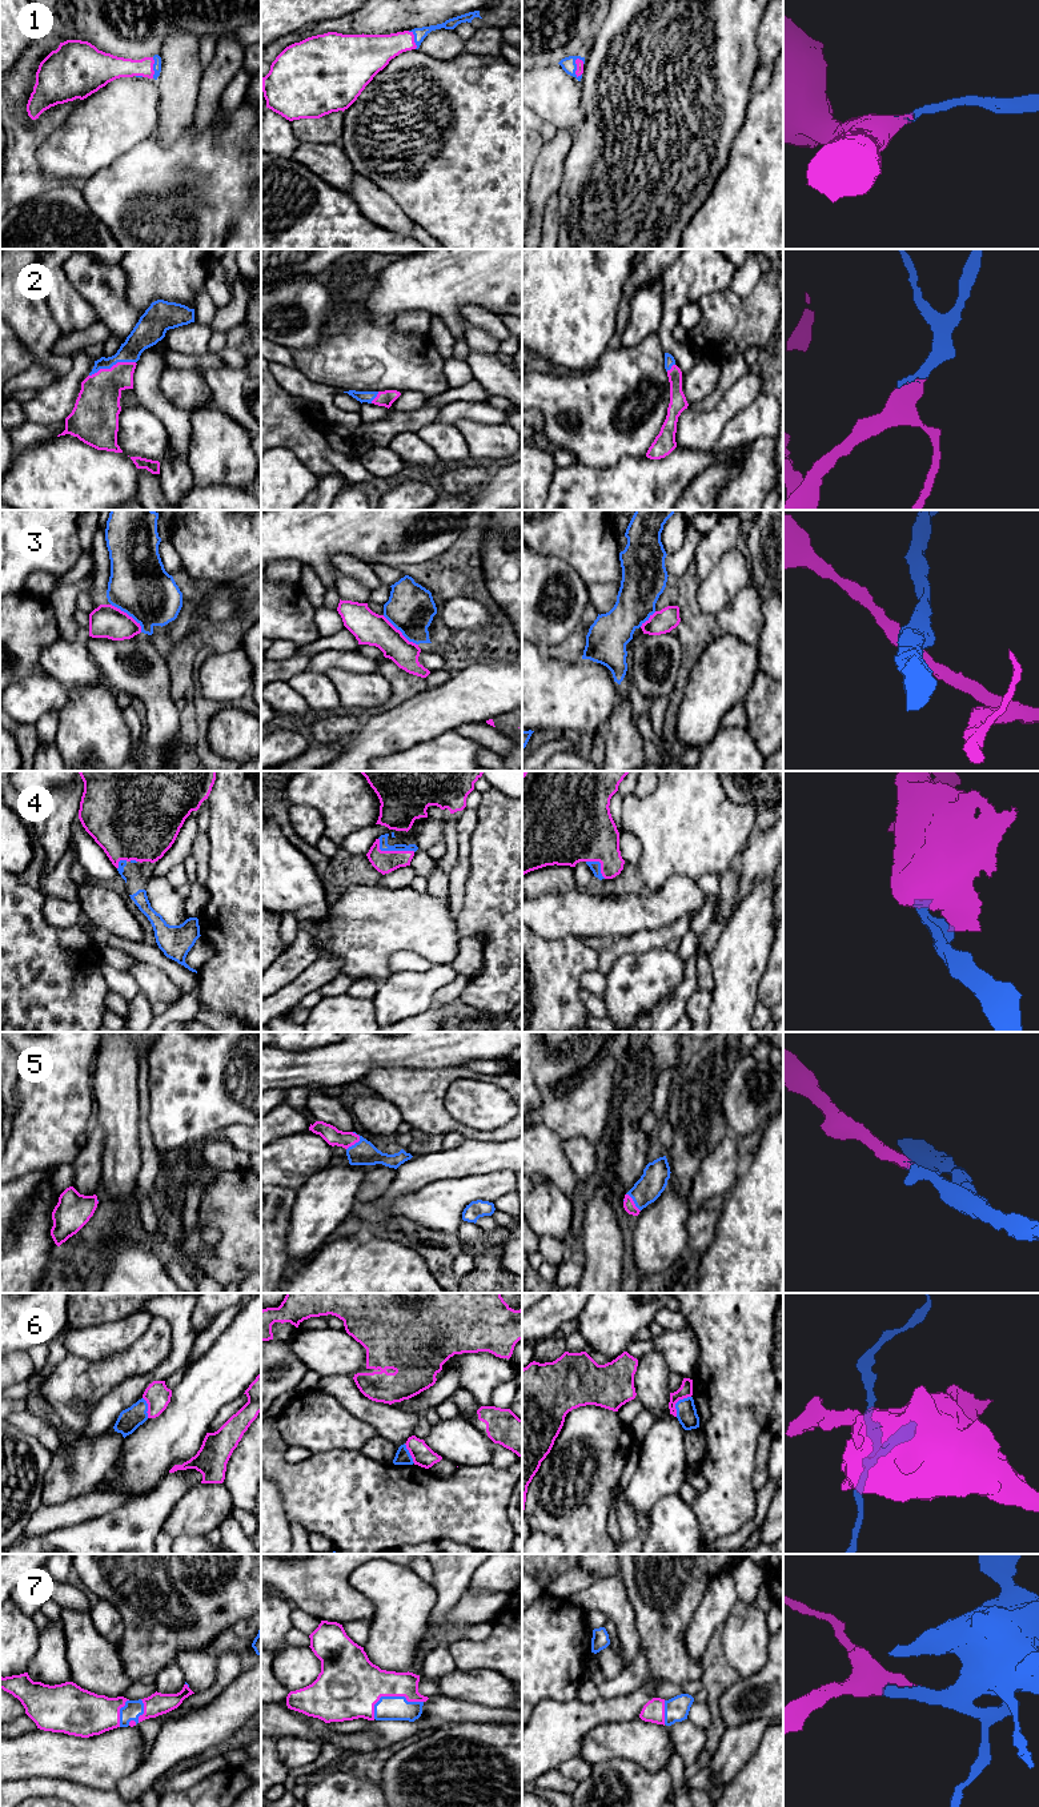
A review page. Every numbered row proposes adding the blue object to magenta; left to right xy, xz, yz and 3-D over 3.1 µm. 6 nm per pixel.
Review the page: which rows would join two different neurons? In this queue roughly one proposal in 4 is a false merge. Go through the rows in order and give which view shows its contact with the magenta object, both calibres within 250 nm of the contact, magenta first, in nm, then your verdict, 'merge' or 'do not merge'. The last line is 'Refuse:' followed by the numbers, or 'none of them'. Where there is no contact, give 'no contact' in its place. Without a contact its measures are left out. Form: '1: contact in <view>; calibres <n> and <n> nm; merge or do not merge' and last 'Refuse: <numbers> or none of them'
1: contact in yz; calibres 50 and 90 nm; merge
2: contact in xy; calibres 260 and 150 nm; merge
3: contact in xy; calibres 200 and 360 nm; do not merge
4: contact in xz; calibres 140 and 60 nm; merge
5: contact in xz; calibres 100 and 150 nm; merge
6: contact in yz; calibres 80 and 130 nm; do not merge
7: contact in xz; calibres 380 and 140 nm; merge
Refuse: 3, 6

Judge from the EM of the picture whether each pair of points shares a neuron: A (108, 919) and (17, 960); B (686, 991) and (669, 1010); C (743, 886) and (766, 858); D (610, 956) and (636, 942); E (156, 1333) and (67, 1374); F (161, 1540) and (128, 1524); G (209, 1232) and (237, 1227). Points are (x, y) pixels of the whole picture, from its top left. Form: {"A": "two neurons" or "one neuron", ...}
{"A": "two neurons", "B": "one neuron", "C": "one neuron", "D": "one neuron", "E": "one neuron", "F": "two neurons", "G": "two neurons"}

